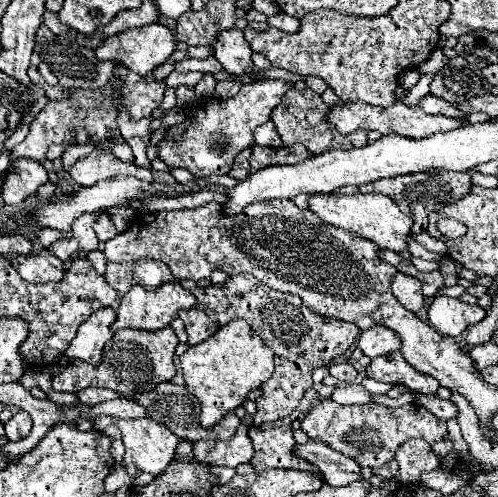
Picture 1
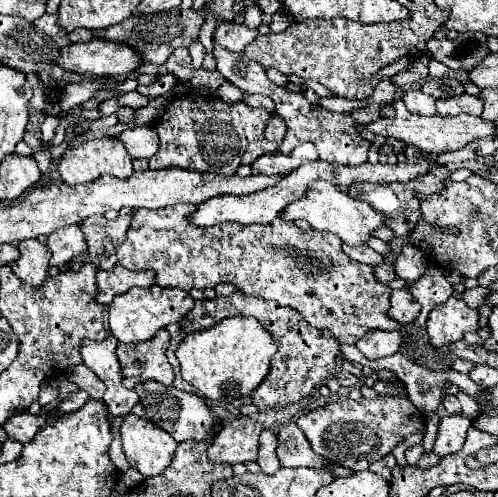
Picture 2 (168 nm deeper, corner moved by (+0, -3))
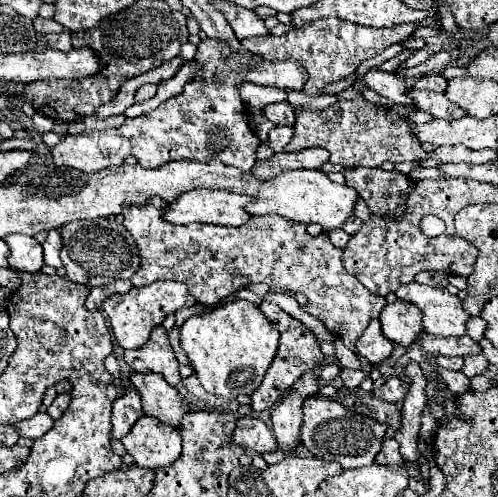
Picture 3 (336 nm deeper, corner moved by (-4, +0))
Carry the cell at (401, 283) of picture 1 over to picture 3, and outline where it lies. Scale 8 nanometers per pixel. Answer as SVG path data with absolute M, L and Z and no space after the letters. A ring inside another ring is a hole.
M398 299L382 309L380 323L382 323L382 333L388 339L408 347L410 343L414 343L416 335L422 329L422 313L414 303Z

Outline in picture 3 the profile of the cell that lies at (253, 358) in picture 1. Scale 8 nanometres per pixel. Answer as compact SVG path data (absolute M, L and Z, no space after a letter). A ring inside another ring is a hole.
M232 301L208 315L194 315L186 319L180 331L180 347L200 381L200 385L218 397L236 399L238 395L252 395L266 369L278 351L278 333L260 309L250 301Z

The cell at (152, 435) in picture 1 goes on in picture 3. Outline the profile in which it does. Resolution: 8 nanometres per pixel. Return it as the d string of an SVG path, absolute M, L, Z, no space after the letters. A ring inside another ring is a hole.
M140 417L130 433L122 437L122 443L138 467L152 471L172 465L182 453L180 431L174 431L156 417Z

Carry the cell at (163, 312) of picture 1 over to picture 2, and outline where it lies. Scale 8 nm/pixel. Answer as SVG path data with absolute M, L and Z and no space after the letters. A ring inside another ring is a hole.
M130 288L126 294L116 296L112 304L108 306L108 322L110 322L110 334L124 344L136 344L146 342L150 336L154 336L160 328L180 322L190 310L194 308L194 300L188 292L178 288Z

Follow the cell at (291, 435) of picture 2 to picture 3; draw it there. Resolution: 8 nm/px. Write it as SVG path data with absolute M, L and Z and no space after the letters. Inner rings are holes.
M314 373L304 375L294 387L292 393L274 407L272 411L272 429L278 447L270 453L264 453L262 457L266 459L268 465L284 461L288 455L296 455L296 449L302 445L300 441L300 429L302 429L302 403L304 397L316 393L316 377Z

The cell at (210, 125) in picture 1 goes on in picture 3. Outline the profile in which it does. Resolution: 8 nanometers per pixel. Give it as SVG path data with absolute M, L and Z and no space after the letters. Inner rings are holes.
M200 41L196 61L200 61L202 69L194 77L194 81L186 83L184 91L168 101L164 101L152 113L140 115L136 119L128 119L120 133L130 139L132 155L138 159L142 167L162 167L164 163L176 159L196 159L210 161L218 159L226 165L238 167L240 171L250 171L260 145L256 133L250 133L250 123L244 117L224 117L224 103L228 97L236 95L236 73L224 63L228 57L226 45L220 41Z

